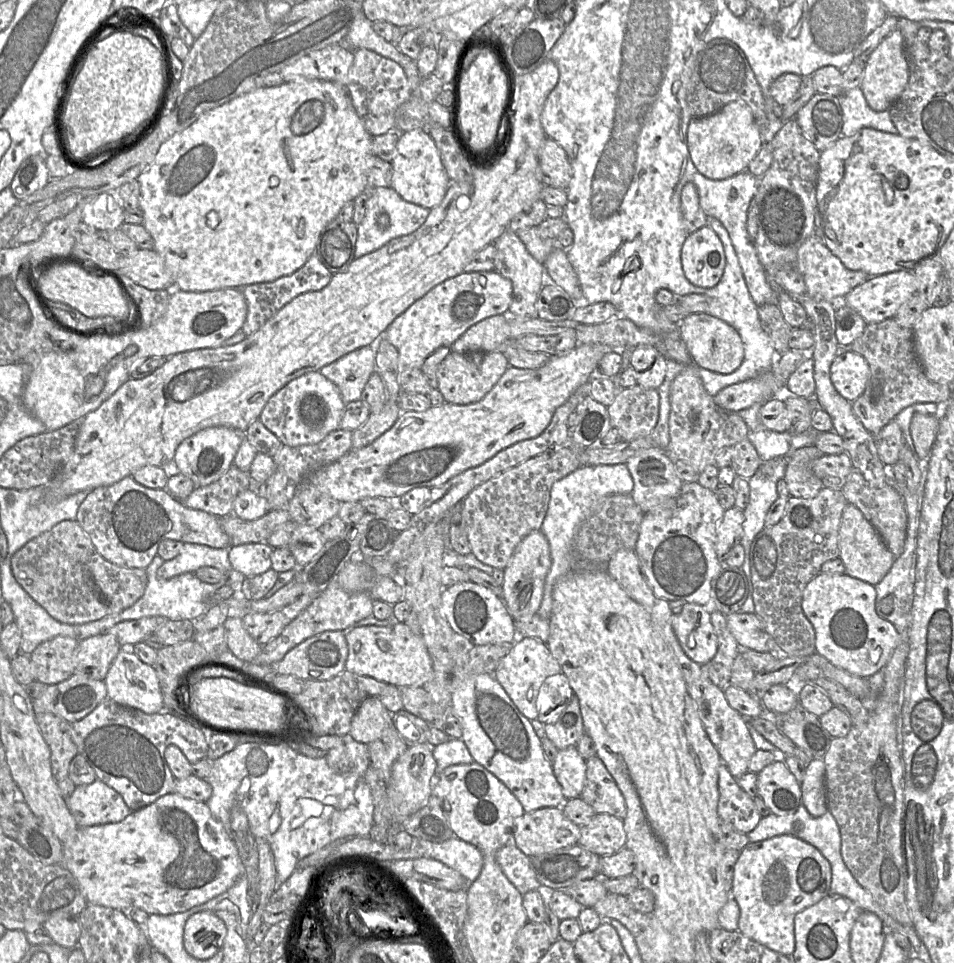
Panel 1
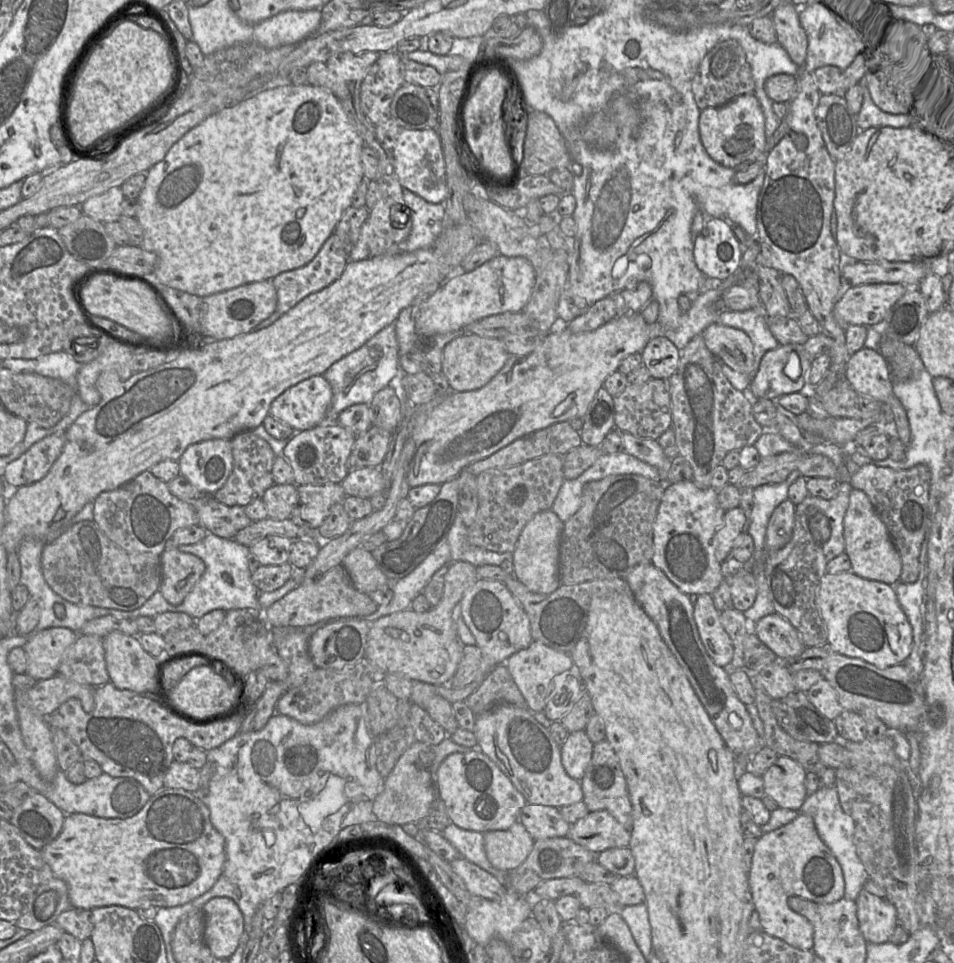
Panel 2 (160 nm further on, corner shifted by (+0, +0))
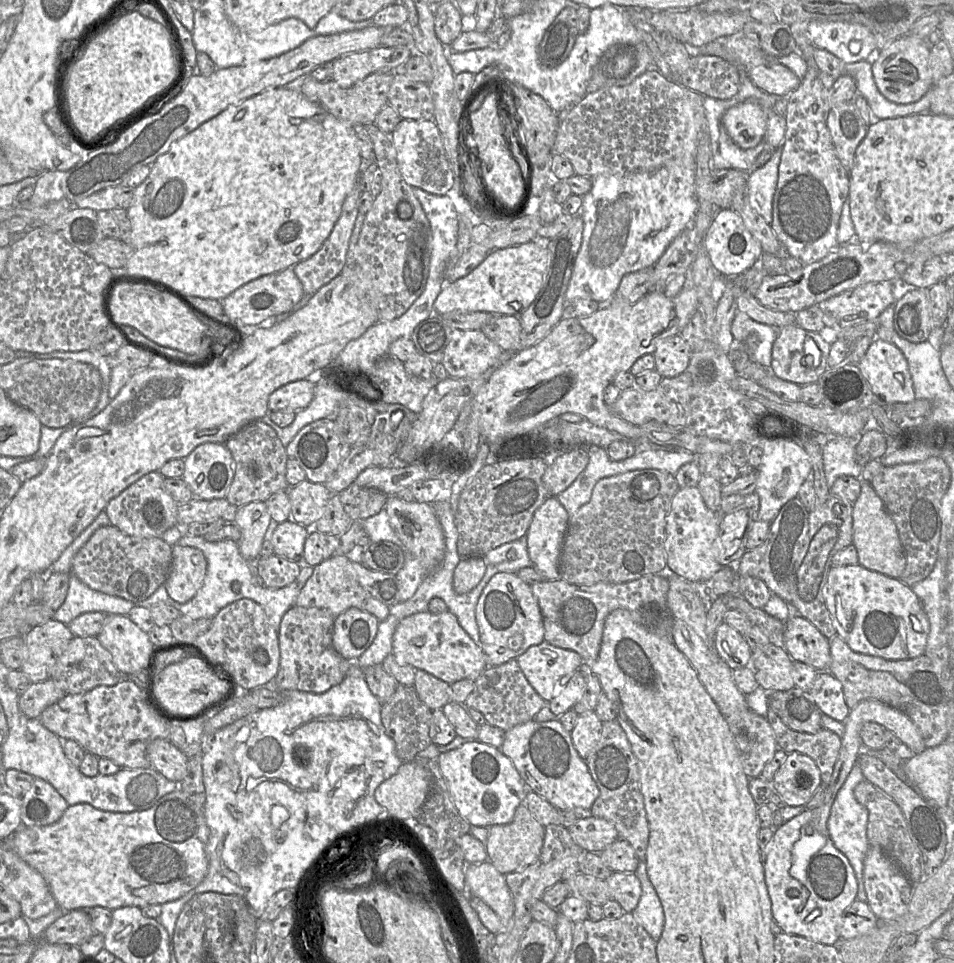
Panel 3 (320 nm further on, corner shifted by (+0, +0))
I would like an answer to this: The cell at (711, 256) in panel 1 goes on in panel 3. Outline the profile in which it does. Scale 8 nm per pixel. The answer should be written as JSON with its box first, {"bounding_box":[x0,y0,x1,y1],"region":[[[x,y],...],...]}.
{"bounding_box":[703,208,764,278],"region":[[[732,208],[718,210],[705,234],[703,246],[713,267],[723,278],[742,274],[758,262],[764,253],[742,218]]]}

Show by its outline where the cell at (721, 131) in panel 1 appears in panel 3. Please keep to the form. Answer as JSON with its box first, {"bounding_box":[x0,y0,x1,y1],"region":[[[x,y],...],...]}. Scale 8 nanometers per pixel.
{"bounding_box":[722,101,766,148],"region":[[[744,101],[725,112],[722,124],[740,148],[755,148],[766,132],[766,110],[755,101]]]}

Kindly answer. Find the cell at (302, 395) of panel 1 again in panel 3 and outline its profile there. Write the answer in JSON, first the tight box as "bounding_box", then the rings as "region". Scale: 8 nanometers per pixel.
{"bounding_box":[268,379,315,411],"region":[[[315,379],[296,380],[275,390],[268,398],[269,411],[300,411],[313,400]]]}

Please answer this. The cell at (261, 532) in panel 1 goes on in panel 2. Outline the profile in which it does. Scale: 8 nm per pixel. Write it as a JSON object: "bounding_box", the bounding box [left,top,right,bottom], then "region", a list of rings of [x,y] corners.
{"bounding_box":[192,494,252,539],"region":[[[201,494],[192,503],[198,517],[198,525],[220,538],[233,539],[252,521],[242,506],[227,506],[213,495]]]}

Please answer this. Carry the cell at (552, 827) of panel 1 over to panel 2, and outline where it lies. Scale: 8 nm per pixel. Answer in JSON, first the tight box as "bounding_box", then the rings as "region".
{"bounding_box":[519,803,571,841],"region":[[[526,803],[519,821],[534,841],[546,838],[567,836],[571,824],[562,817],[555,807]]]}

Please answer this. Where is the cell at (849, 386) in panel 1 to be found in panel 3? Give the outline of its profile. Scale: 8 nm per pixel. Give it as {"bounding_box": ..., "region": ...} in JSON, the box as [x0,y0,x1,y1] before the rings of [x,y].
{"bounding_box":[857,338,916,404],"region":[[[874,338],[857,366],[881,401],[894,404],[916,399],[907,360],[893,343]]]}

